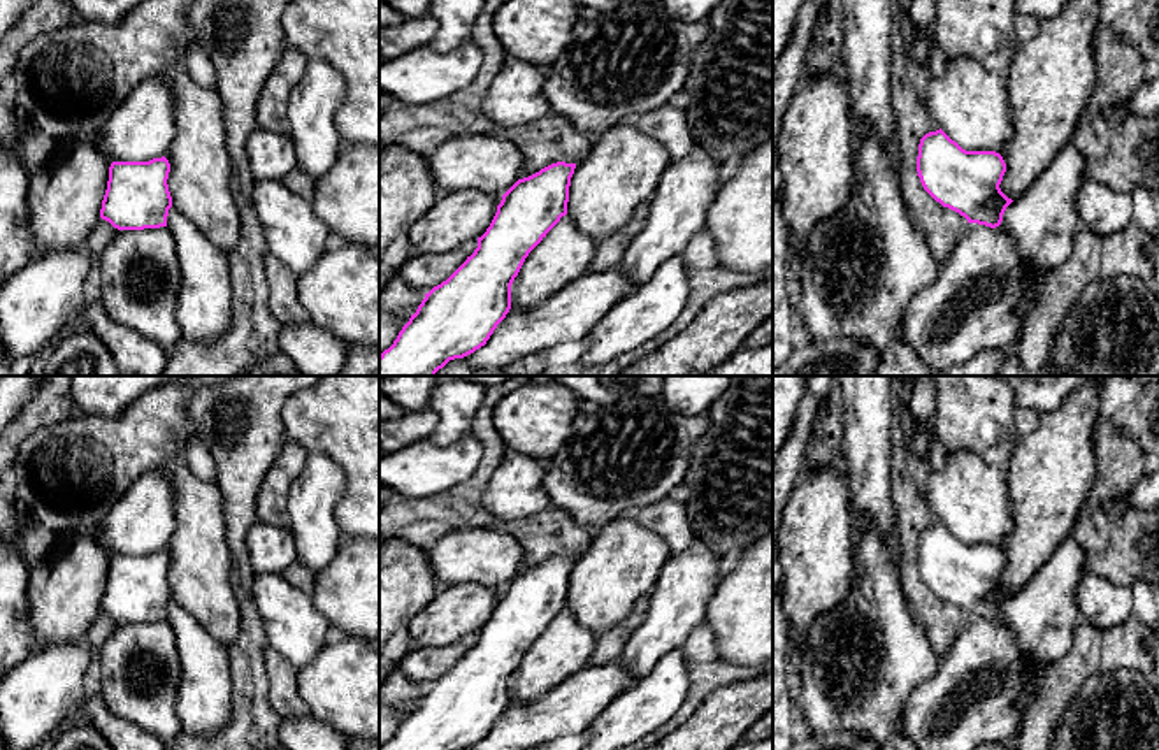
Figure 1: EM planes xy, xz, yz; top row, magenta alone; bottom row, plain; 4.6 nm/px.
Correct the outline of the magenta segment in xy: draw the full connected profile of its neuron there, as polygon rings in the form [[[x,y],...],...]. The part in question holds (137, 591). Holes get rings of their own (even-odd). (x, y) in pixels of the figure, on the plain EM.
[[[151,469],[140,476],[112,506],[100,525],[100,541],[112,553],[107,583],[102,594],[100,611],[118,624],[144,624],[167,620],[172,590],[169,585],[170,557],[165,552],[176,530],[174,487],[167,469]]]

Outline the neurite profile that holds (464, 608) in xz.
[[[476,583],[439,588],[409,622],[413,648],[444,646],[481,631],[497,606],[497,592]]]

